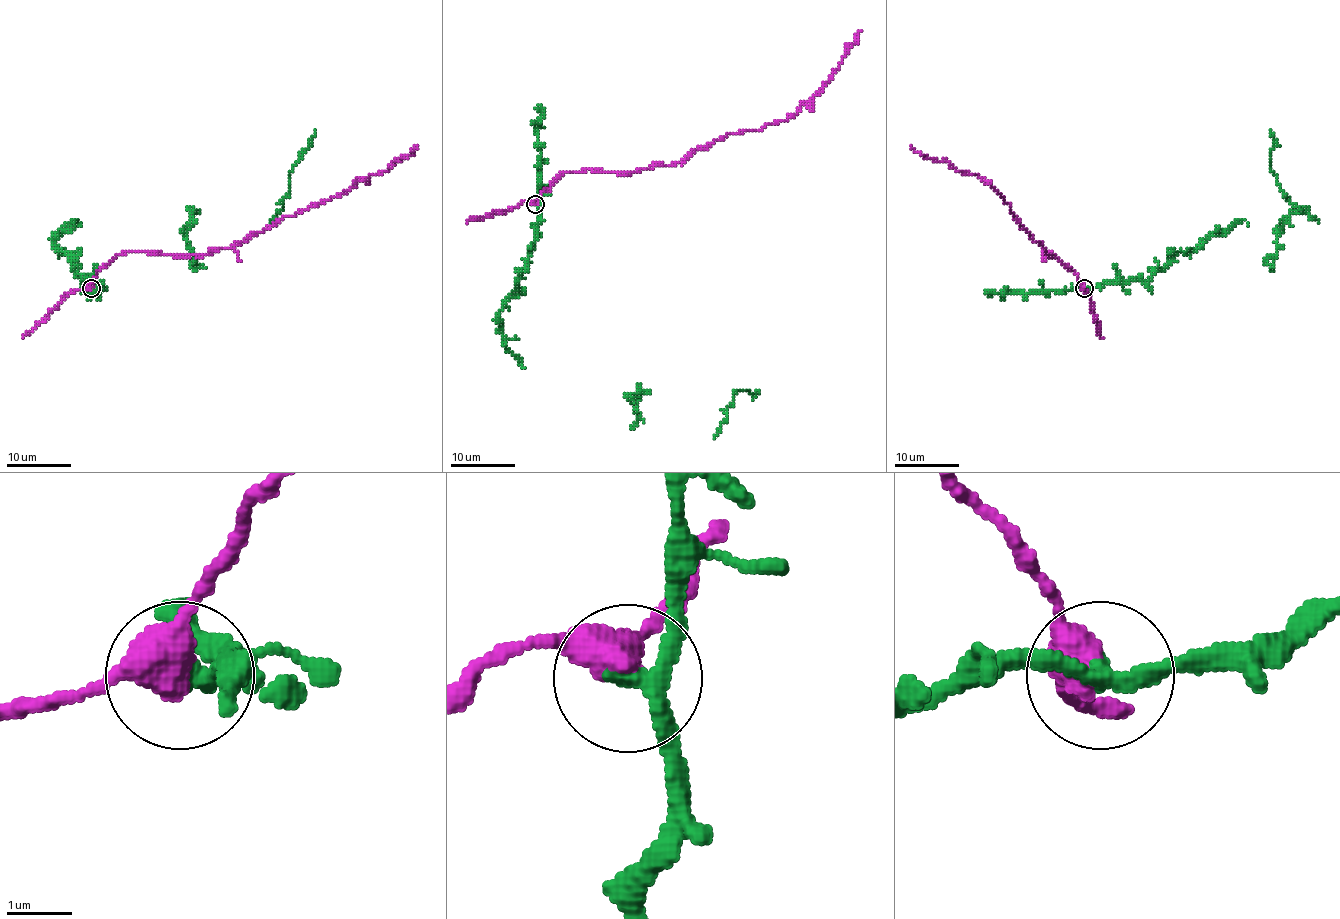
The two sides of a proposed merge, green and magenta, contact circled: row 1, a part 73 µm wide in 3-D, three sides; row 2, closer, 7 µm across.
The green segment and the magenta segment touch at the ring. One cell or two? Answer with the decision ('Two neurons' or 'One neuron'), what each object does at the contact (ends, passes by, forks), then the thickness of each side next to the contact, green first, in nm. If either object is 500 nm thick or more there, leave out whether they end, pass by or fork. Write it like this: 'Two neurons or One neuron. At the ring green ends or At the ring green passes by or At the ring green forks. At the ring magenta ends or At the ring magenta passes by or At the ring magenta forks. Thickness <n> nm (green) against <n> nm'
Two neurons. At the ring green passes by. At the ring magenta passes by. Thickness 280 nm (green) against 440 nm

